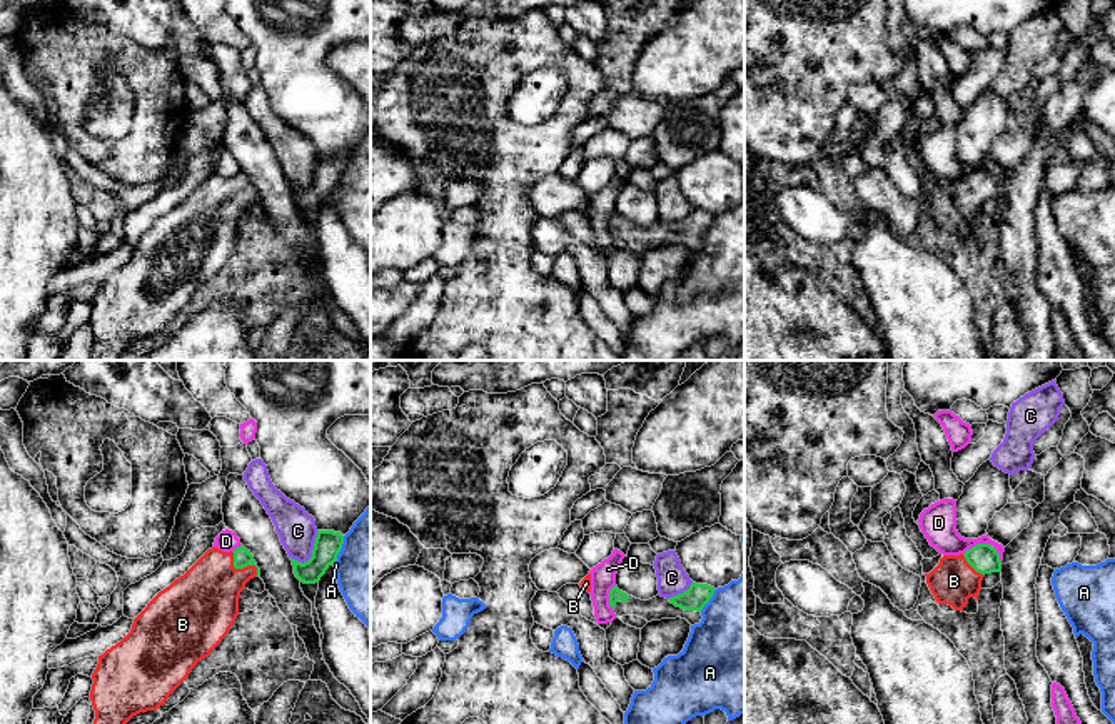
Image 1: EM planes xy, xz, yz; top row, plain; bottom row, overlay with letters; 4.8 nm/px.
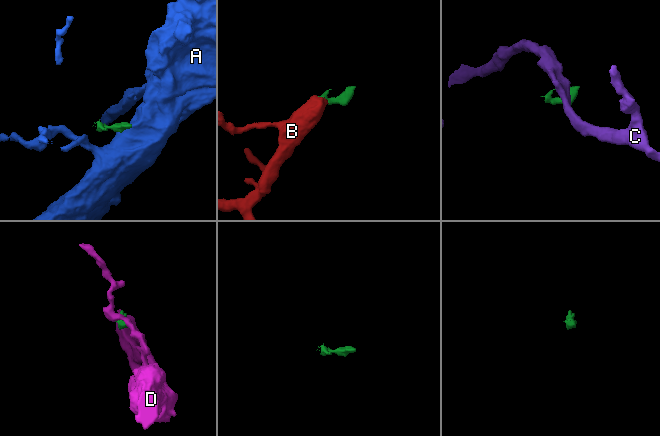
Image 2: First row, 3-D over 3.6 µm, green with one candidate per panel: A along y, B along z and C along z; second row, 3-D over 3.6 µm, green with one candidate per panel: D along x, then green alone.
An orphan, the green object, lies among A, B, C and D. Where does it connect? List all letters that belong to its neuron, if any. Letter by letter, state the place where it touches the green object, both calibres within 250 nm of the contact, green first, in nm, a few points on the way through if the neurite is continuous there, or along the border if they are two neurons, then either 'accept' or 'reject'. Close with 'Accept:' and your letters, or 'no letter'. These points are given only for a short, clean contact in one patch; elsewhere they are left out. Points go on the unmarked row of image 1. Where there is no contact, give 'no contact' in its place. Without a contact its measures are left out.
A: contact xy (341, 174); calibres 130 and 320 nm; border xy (344, 162), (343, 174), (332, 189); reject
B: contact xy (241, 194); calibres 90 and 340 nm; way xy (242, 184), (241, 194), (204, 229); accept
C: contact xy (312, 179); calibres 130 and 180 nm; border xy (317, 157), (312, 180), (302, 189), (292, 186); reject
D: contact yz (977, 170); calibres 140 and 180 nm; border yz (990, 170), (975, 170), (963, 180); reject
Accept: B

